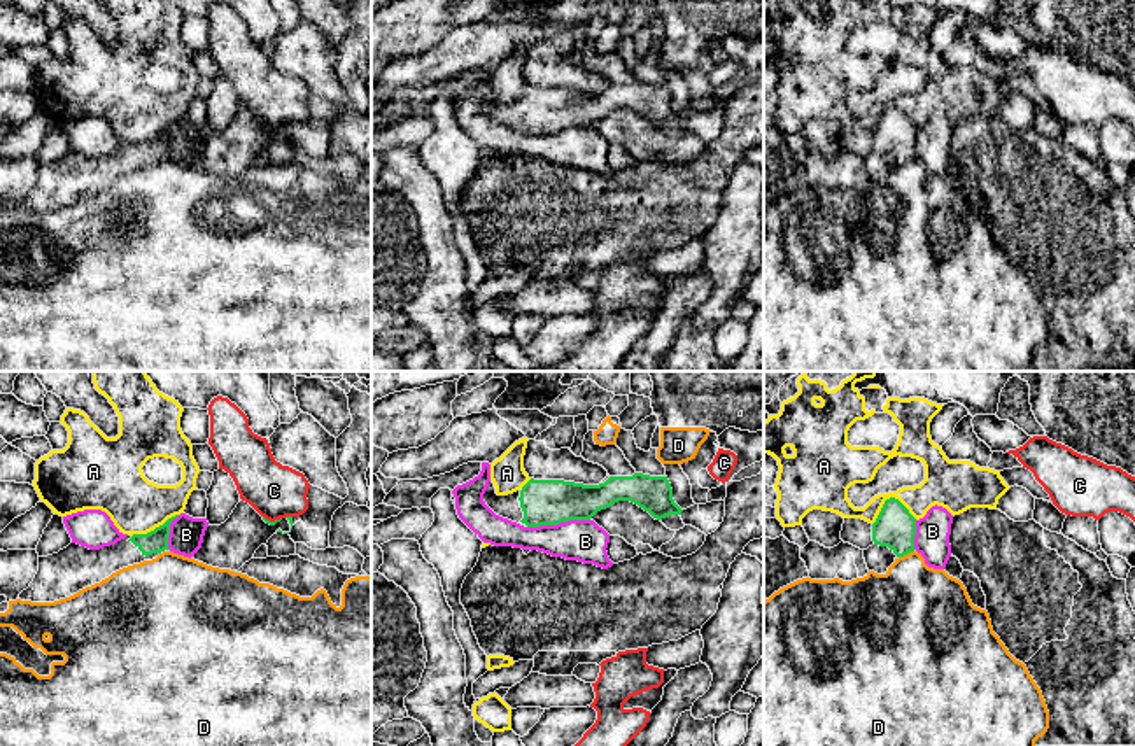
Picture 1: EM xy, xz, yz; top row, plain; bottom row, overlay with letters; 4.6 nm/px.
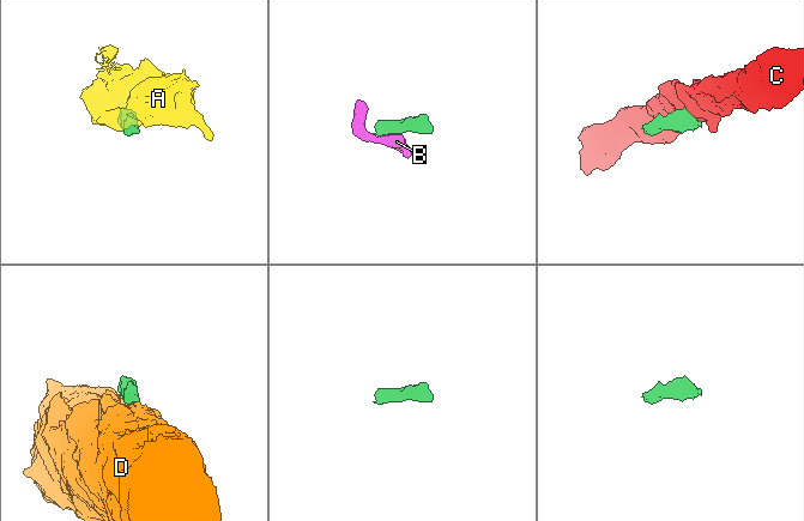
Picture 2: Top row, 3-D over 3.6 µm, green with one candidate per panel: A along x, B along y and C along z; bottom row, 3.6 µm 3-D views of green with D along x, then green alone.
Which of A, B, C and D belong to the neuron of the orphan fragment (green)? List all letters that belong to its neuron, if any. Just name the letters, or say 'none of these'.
none of these

